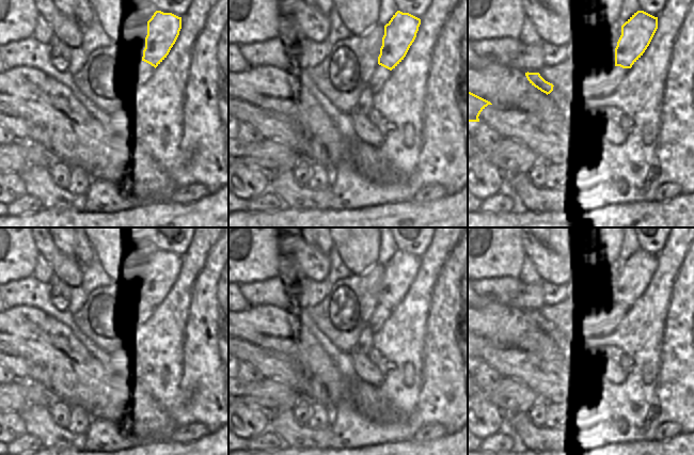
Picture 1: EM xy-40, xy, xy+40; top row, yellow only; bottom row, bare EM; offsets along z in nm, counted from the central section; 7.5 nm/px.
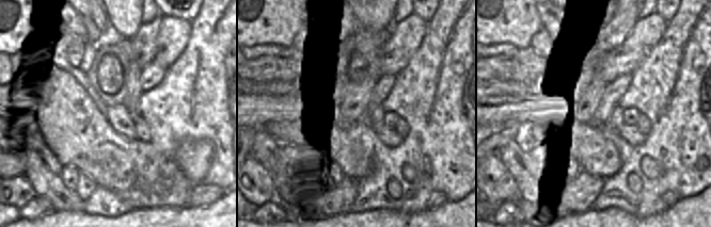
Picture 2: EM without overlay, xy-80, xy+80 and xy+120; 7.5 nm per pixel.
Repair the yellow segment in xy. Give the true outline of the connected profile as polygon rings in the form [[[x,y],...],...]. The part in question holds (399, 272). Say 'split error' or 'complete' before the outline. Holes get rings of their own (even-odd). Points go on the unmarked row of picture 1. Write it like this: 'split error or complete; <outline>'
complete; [[[397,250],[384,265],[378,303],[392,310],[406,296],[416,277],[421,258]]]

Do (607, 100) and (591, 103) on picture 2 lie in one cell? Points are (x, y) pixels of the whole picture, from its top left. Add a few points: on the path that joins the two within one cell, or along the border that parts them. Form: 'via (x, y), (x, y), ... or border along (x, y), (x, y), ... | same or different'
border along (606, 86), (596, 111), (595, 126) | different

